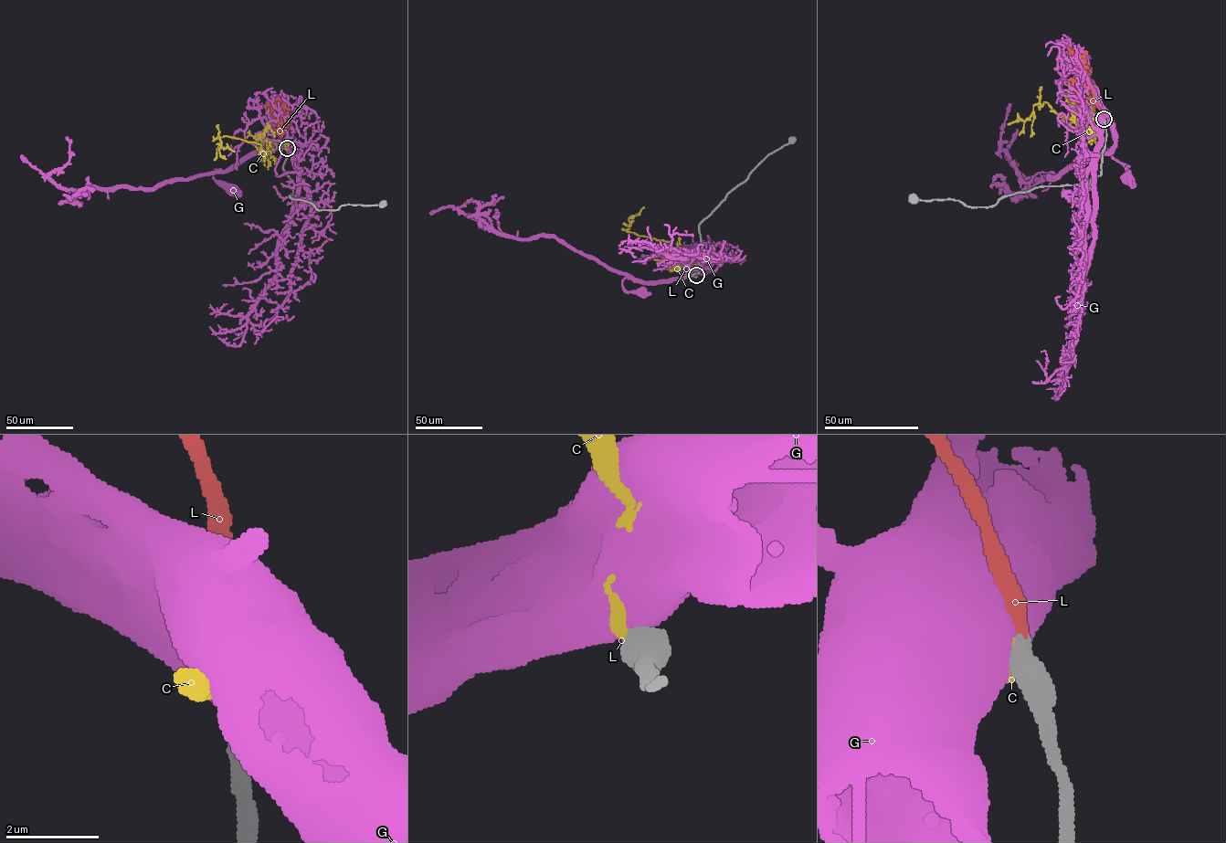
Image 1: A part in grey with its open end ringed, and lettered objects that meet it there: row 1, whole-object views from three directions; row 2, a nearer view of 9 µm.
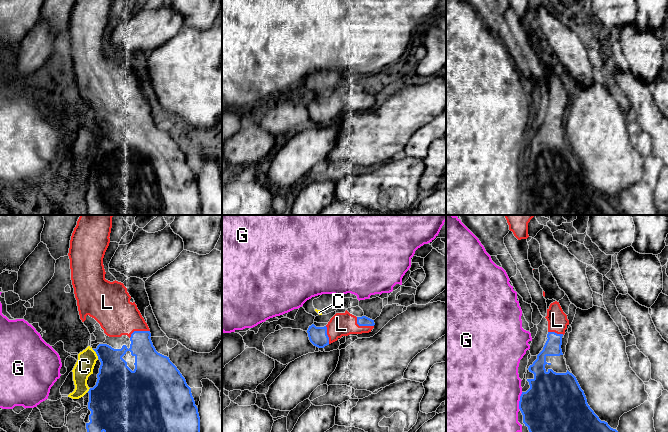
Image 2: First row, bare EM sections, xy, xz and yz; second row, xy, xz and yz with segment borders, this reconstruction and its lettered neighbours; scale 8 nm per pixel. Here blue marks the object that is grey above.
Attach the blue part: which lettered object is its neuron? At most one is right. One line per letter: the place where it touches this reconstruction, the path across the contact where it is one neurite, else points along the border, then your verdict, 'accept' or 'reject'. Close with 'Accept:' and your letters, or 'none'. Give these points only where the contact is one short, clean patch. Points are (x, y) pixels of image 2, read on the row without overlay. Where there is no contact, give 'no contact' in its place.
C: meets blue in xy at (96, 129); border along xy (92, 125), (98, 134); reject
G: meets blue in yz at (519, 177); reject
L: meets blue in xz at (362, 101); accept
Accept: L

